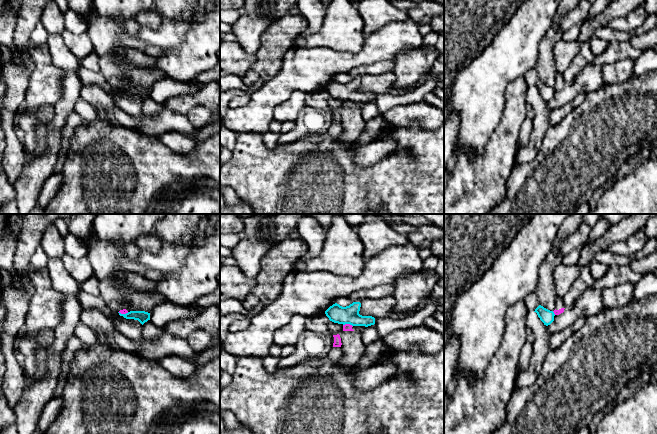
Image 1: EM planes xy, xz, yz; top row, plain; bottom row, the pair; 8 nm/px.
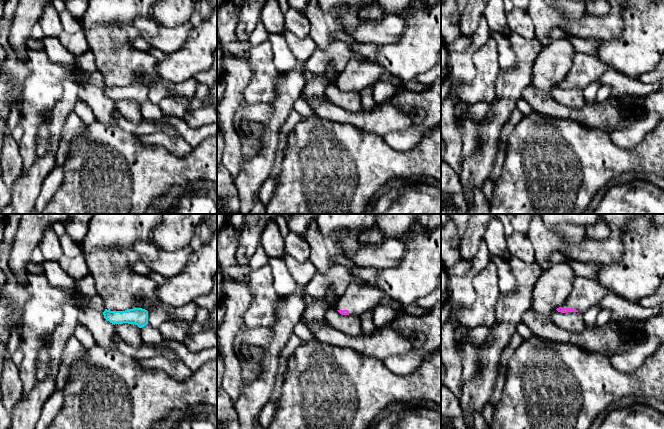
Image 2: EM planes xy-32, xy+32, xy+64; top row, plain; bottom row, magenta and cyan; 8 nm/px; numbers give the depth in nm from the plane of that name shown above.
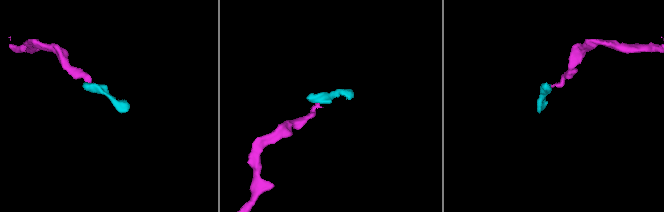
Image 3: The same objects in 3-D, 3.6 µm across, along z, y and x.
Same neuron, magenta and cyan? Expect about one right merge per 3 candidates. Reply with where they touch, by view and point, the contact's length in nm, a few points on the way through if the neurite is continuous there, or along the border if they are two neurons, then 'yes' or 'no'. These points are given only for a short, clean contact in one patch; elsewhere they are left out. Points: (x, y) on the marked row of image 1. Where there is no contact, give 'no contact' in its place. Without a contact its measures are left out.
meets magenta in xz at (348, 324); contact 80 nm long; border along xz (343, 324), (350, 324), (352, 326); no

